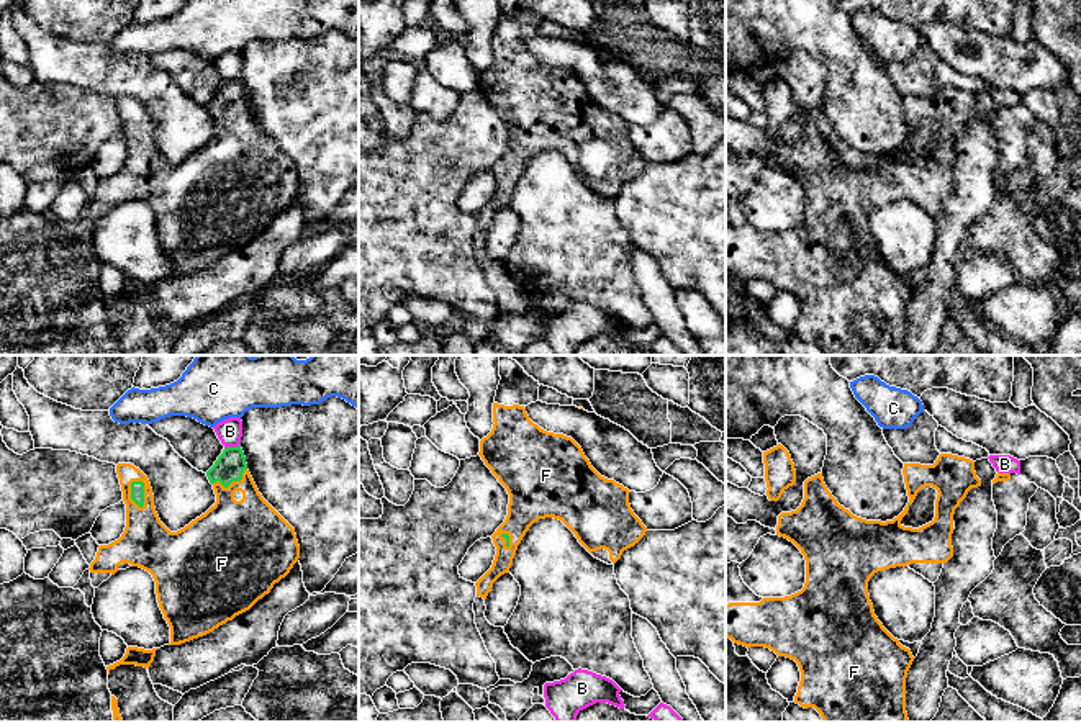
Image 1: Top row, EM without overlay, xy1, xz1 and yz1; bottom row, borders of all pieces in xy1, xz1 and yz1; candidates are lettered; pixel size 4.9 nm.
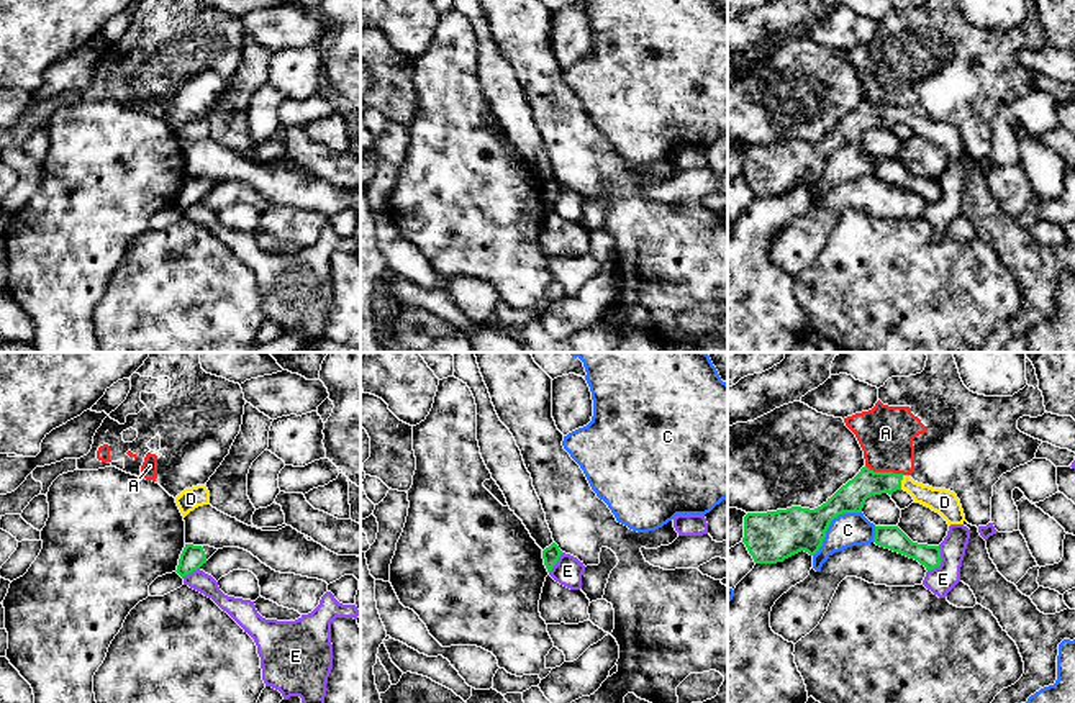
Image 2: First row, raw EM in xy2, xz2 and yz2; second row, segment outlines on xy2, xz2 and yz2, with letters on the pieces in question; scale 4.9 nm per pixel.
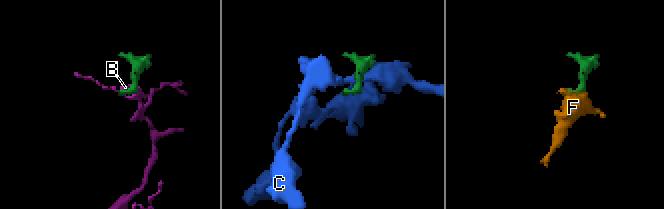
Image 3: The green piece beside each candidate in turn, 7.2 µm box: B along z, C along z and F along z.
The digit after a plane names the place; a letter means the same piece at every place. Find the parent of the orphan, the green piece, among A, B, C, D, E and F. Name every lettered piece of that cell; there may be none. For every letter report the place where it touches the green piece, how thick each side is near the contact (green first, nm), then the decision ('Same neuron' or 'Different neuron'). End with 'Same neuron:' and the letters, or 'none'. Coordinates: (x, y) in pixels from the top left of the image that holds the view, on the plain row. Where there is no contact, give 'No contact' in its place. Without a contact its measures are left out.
A: Touches green at yz2 (885, 105). Thickness 140 nm (green) against 280 nm. Different neuron
B: Touches green at xy1 (231, 81). Thickness 140 nm (green) against 130 nm. Different neuron
C: Touches green at yz2 (830, 156). Thickness 240 nm (green) against 170 nm. Different neuron
D: Touches green at yz2 (900, 115). Thickness 140 nm (green) against 130 nm. Same neuron
E: Touches green at yz2 (941, 192). Thickness 110 nm (green) against 140 nm. Different neuron
F: Touches green at xy1 (131, 128). Thickness 60 nm (green) against 240 nm. Same neuron
Same neuron: D, F

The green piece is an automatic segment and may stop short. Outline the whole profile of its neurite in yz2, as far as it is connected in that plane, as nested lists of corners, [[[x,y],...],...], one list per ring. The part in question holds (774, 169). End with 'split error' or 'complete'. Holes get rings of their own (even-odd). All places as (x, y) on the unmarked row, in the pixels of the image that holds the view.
[[[862,100],[852,113],[814,143],[792,139],[767,146],[747,146],[742,175],[755,197],[783,195],[801,184],[814,188],[834,151],[844,146],[862,146],[869,129],[891,128],[896,123],[908,125],[916,136],[939,146],[949,159],[965,154],[960,133],[954,125],[918,116],[909,108],[873,105]]]; split error

